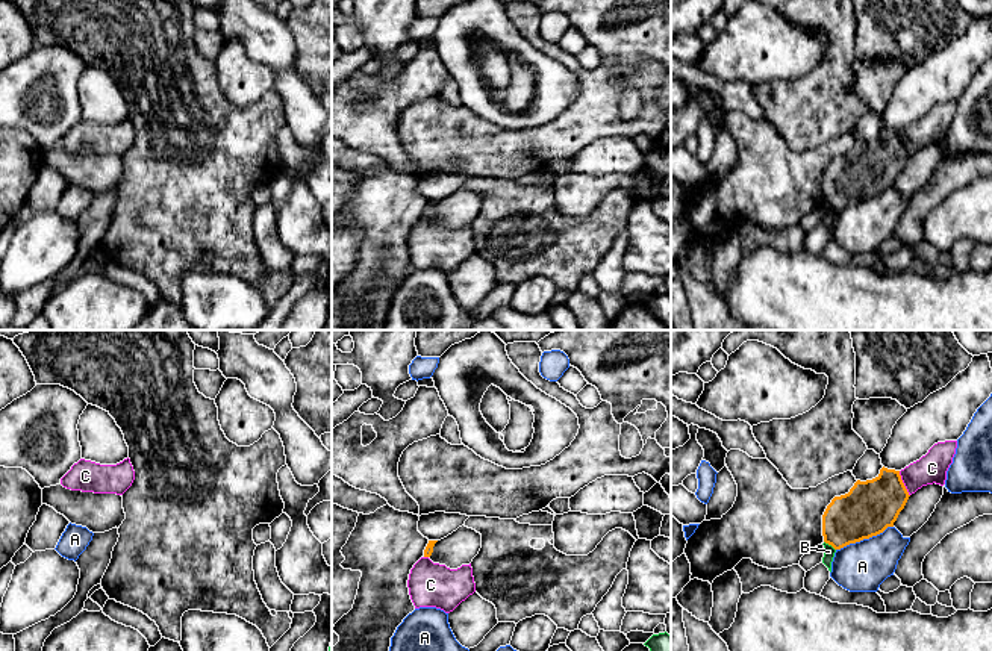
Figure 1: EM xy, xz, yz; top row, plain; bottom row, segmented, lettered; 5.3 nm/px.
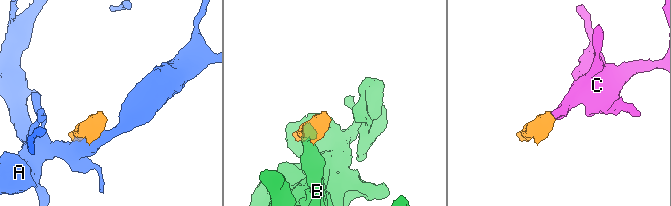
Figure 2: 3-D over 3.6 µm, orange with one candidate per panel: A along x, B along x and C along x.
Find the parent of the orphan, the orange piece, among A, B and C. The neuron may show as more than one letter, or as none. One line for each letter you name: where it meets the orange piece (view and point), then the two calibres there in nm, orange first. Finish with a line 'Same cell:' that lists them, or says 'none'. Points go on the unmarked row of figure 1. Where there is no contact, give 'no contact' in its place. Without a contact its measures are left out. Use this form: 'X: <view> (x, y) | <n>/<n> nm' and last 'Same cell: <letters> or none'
C: yz (903, 144) | 280/160 nm
Same cell: C

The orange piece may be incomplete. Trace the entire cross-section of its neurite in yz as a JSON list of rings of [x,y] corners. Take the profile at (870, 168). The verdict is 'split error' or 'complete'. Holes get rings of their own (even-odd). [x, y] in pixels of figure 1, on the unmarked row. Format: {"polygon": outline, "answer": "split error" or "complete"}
{"polygon": [[[957,101],[937,103],[901,132],[883,127],[875,139],[857,141],[848,154],[834,157],[827,167],[824,203],[841,210],[894,188],[912,154],[927,145],[945,145],[956,109]]], "answer": "split error"}

